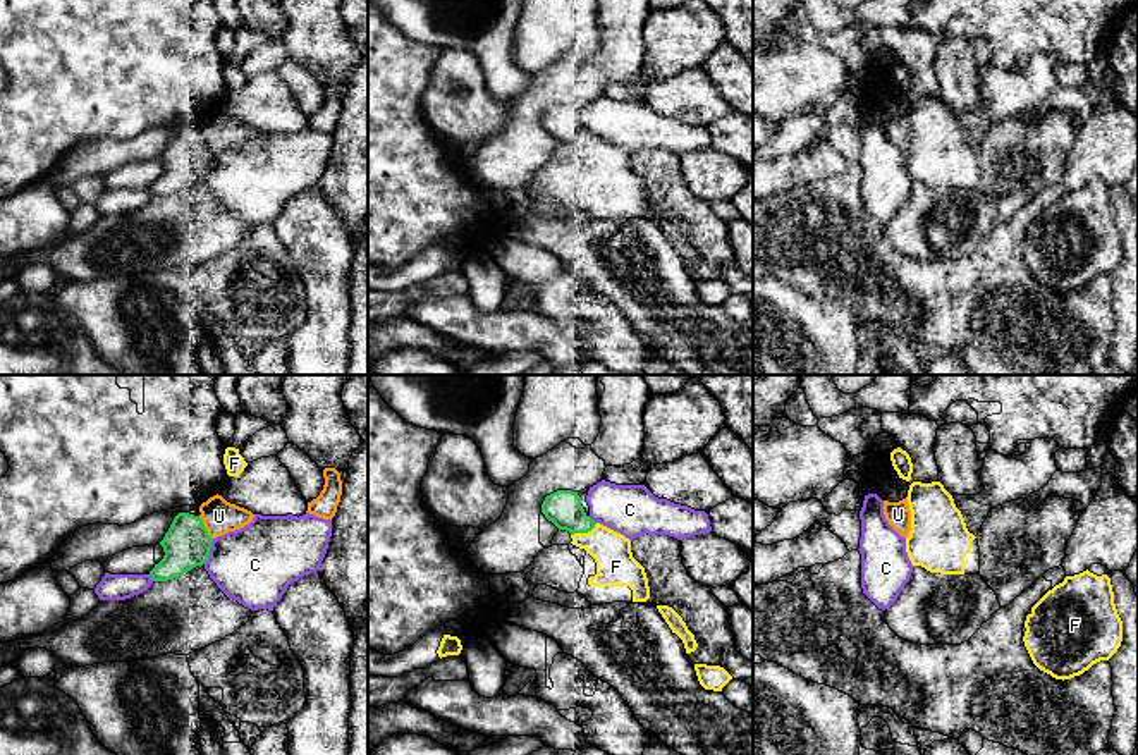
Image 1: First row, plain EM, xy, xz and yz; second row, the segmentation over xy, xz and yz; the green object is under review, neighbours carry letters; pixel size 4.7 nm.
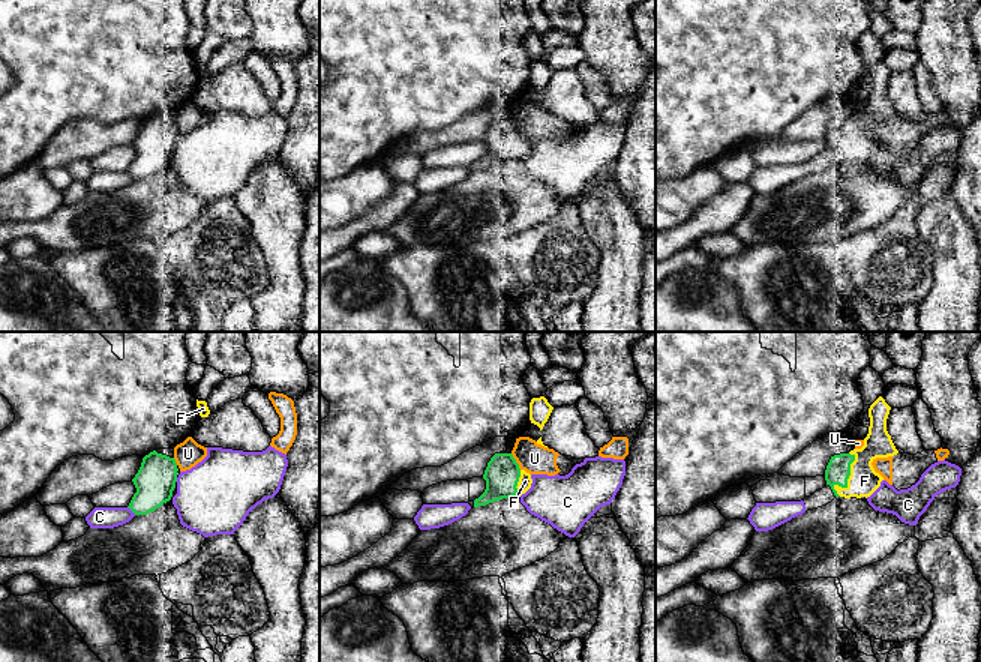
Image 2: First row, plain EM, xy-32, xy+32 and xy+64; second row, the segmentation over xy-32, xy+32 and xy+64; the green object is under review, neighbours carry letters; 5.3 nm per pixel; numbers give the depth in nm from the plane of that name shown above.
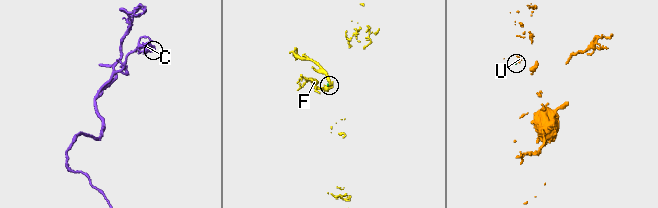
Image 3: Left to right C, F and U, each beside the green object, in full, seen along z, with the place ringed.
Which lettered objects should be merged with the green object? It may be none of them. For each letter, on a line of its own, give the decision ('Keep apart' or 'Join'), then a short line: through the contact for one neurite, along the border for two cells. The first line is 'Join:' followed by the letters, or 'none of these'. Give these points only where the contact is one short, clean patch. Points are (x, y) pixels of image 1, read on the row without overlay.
Join: F
C: Keep apart
F: Join
U: Keep apart

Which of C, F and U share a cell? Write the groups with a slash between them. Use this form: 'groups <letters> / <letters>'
groups C / F / U

